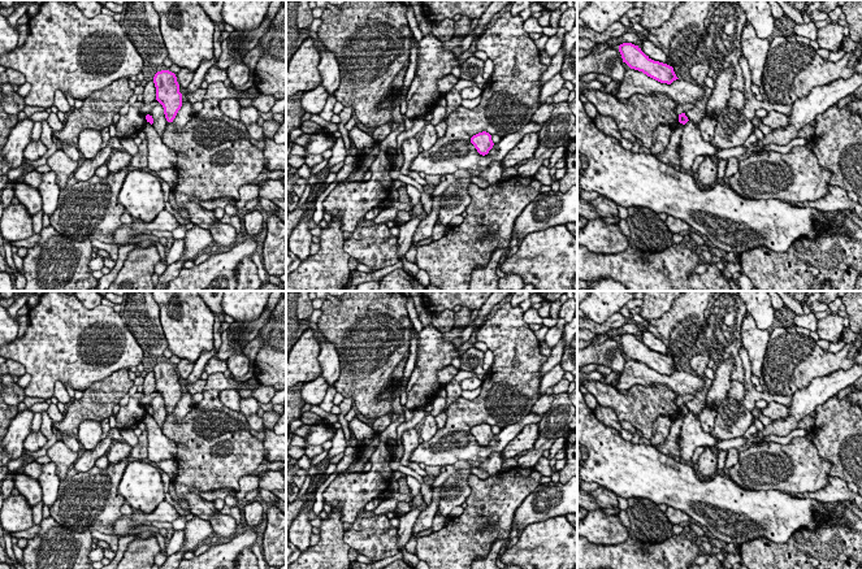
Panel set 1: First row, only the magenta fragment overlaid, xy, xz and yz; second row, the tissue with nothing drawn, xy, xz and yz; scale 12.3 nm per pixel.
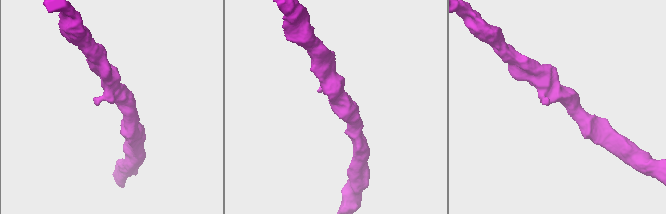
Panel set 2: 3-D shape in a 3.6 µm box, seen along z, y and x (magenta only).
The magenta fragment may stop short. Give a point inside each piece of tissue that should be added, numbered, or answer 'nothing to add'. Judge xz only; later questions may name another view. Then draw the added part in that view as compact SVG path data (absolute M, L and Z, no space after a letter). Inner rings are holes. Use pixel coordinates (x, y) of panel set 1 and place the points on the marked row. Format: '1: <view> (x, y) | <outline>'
nothing to add

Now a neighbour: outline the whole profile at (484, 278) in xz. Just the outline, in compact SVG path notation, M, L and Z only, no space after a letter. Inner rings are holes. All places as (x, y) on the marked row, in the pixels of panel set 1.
M514 235L506 248L498 248L491 253L486 266L473 269L468 291L501 291L497 268L501 257L512 247L519 246L520 240Z

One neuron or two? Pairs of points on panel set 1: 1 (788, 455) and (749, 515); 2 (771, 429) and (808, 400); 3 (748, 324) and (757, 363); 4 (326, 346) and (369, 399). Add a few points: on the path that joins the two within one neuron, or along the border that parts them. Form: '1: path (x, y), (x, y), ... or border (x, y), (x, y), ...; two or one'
1: border (735, 482), (745, 489), (782, 490), (789, 494); two
2: path (780, 429), (798, 409); one
3: path (749, 333), (756, 342), (757, 354); one
4: border (323, 334), (338, 356), (339, 376), (333, 386); two

